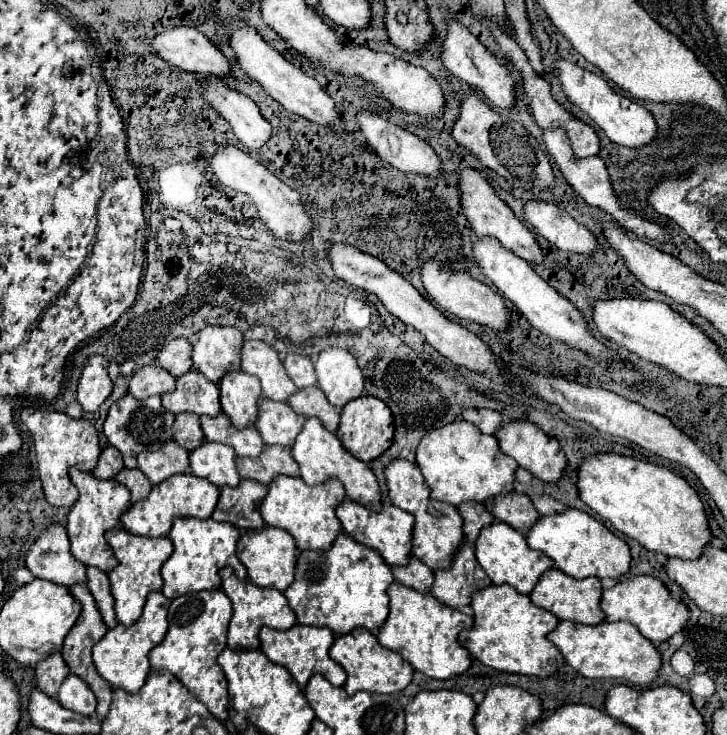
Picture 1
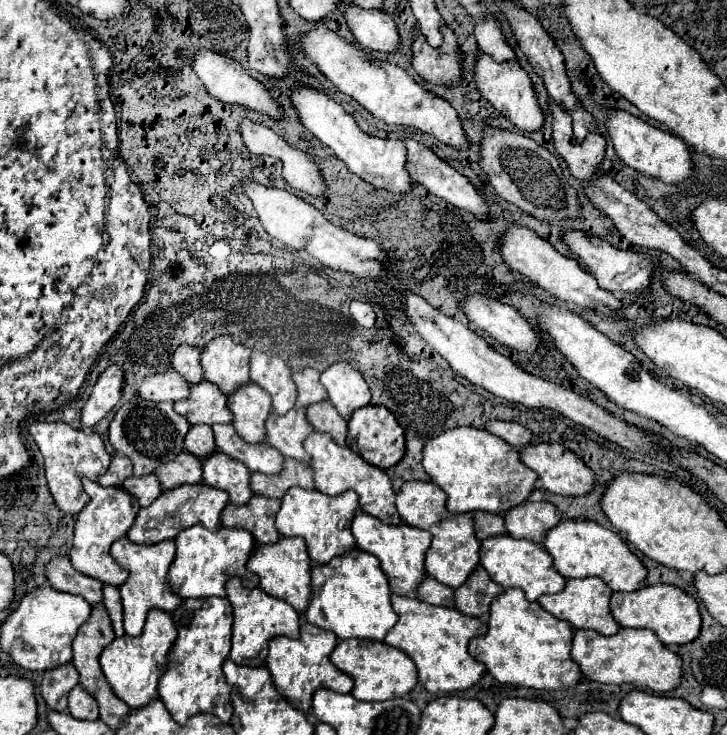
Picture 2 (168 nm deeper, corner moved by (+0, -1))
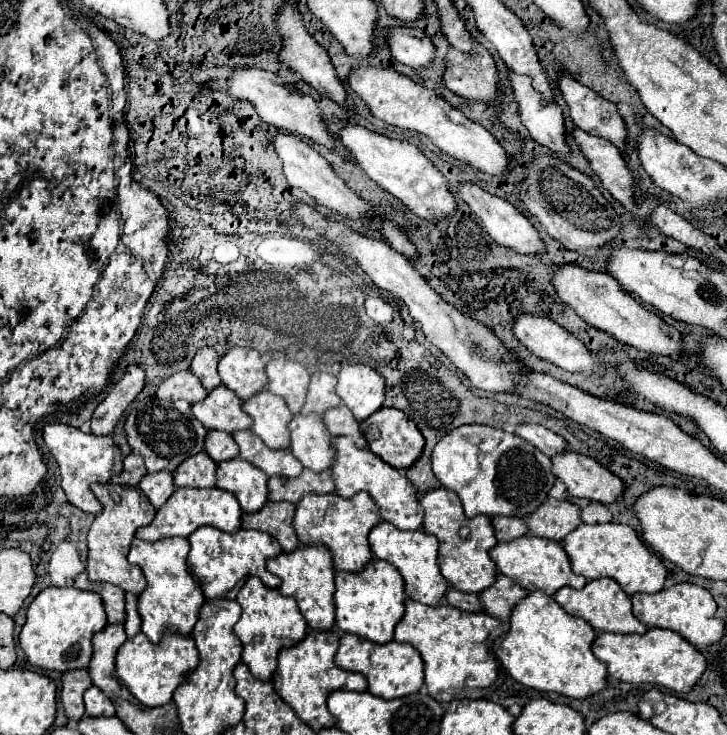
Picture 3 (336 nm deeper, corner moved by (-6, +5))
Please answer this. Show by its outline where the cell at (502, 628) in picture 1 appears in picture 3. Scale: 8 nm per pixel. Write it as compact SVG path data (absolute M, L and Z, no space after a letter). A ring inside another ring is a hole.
M532 591L516 605L510 617L510 631L494 641L492 651L512 679L518 683L544 691L560 693L572 699L586 699L606 687L606 665L592 653L596 639L594 627L582 617L566 613L554 597L542 591Z

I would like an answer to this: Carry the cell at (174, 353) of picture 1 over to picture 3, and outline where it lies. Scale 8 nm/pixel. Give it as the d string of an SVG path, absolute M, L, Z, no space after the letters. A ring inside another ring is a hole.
M200 349L200 353L192 359L190 369L208 391L216 389L222 383L218 375L218 361L220 361L220 355L214 349Z

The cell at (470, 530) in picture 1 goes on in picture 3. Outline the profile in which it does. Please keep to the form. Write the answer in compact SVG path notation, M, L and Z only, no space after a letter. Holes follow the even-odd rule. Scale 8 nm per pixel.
M494 517L492 525L496 529L498 541L514 541L518 537L528 535L528 525L524 519L518 517Z

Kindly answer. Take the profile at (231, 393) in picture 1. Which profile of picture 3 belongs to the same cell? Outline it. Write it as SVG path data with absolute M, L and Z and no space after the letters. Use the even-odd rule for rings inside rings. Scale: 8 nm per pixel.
M268 389L246 401L244 411L252 417L252 433L256 433L270 449L290 449L288 423L294 413L290 413L286 401Z

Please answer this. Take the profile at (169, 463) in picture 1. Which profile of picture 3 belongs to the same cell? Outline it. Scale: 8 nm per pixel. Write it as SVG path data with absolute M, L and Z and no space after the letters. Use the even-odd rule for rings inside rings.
M206 453L188 457L172 475L176 487L216 487L216 463Z

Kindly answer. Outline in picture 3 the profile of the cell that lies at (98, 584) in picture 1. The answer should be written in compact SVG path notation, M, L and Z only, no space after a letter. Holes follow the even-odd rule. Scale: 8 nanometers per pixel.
M126 593L126 621L124 629L128 637L134 637L140 633L140 613L138 613L138 597L134 593Z

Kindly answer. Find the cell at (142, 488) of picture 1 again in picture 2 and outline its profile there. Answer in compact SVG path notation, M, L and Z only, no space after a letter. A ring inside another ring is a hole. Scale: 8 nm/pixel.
M142 475L142 477L128 477L122 485L124 491L128 491L130 495L138 497L140 507L148 507L160 493L160 483L156 479L156 475Z

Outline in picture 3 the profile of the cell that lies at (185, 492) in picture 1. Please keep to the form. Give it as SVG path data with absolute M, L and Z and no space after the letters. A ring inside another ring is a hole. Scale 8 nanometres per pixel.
M218 487L212 489L176 489L174 497L156 513L152 525L138 529L136 537L144 541L160 541L166 537L188 537L198 527L216 527L226 533L236 533L242 527L242 509L238 507L238 499L230 491L222 491Z

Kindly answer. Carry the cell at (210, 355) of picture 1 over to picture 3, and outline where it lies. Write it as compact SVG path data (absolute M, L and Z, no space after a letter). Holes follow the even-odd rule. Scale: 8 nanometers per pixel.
M234 347L230 349L218 365L222 383L232 389L238 399L248 401L268 385L268 375L264 361L258 351Z

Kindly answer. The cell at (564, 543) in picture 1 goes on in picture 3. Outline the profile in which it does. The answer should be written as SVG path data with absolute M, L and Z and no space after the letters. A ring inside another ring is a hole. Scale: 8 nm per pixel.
M606 523L606 525L580 525L564 539L564 549L572 561L572 569L578 575L590 579L610 577L618 581L626 595L636 593L658 593L666 581L666 567L662 565L660 557L644 545L638 533L620 523Z

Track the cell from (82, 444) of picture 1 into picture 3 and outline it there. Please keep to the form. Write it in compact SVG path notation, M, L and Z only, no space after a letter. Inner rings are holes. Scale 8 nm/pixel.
M54 423L44 427L44 443L54 455L60 475L62 475L62 489L68 497L68 501L82 509L84 513L94 513L98 515L102 511L100 501L92 493L90 485L92 483L108 483L114 475L122 473L122 453L118 445L112 441L112 437L98 437L94 433L82 433L80 429Z

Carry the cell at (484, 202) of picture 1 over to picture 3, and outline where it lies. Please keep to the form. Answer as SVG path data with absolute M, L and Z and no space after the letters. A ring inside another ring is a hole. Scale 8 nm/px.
M562 265L554 275L554 287L558 291L558 297L566 305L570 305L584 321L588 321L592 327L600 331L606 331L616 341L652 355L684 355L680 331L664 323L656 313L646 311L638 301L624 293L618 281L608 273L592 273L578 265Z

